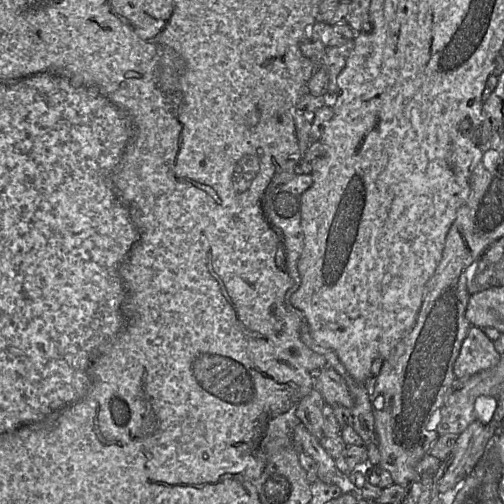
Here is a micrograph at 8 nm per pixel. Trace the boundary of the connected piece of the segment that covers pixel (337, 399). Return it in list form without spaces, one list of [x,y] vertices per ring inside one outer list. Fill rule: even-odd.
[[[324,366],[312,373],[313,386],[330,406],[342,406],[351,409],[354,400],[346,382],[332,367]]]

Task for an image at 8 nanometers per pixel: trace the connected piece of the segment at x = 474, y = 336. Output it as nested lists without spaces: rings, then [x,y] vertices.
[[[470,326],[453,365],[455,379],[469,377],[495,366],[500,354],[482,328]]]

